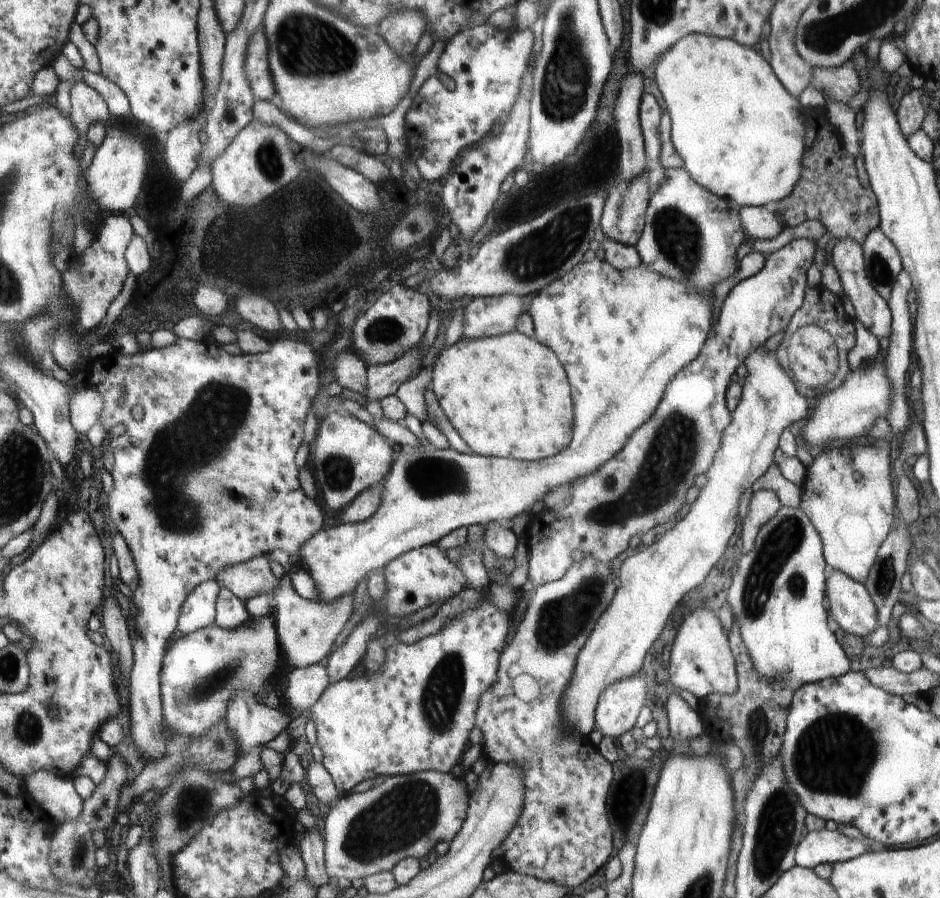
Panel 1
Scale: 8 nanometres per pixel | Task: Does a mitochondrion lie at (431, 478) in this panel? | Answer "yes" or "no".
yes

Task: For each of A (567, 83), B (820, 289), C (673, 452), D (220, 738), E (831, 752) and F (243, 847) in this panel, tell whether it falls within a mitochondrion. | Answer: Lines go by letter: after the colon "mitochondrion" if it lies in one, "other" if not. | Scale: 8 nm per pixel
A: mitochondrion
B: other
C: mitochondrion
D: mitochondrion
E: mitochondrion
F: other

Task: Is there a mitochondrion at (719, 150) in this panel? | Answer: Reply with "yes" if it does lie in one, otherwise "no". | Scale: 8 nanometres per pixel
no

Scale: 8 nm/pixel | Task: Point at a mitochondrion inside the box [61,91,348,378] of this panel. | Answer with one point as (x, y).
(270, 162)

